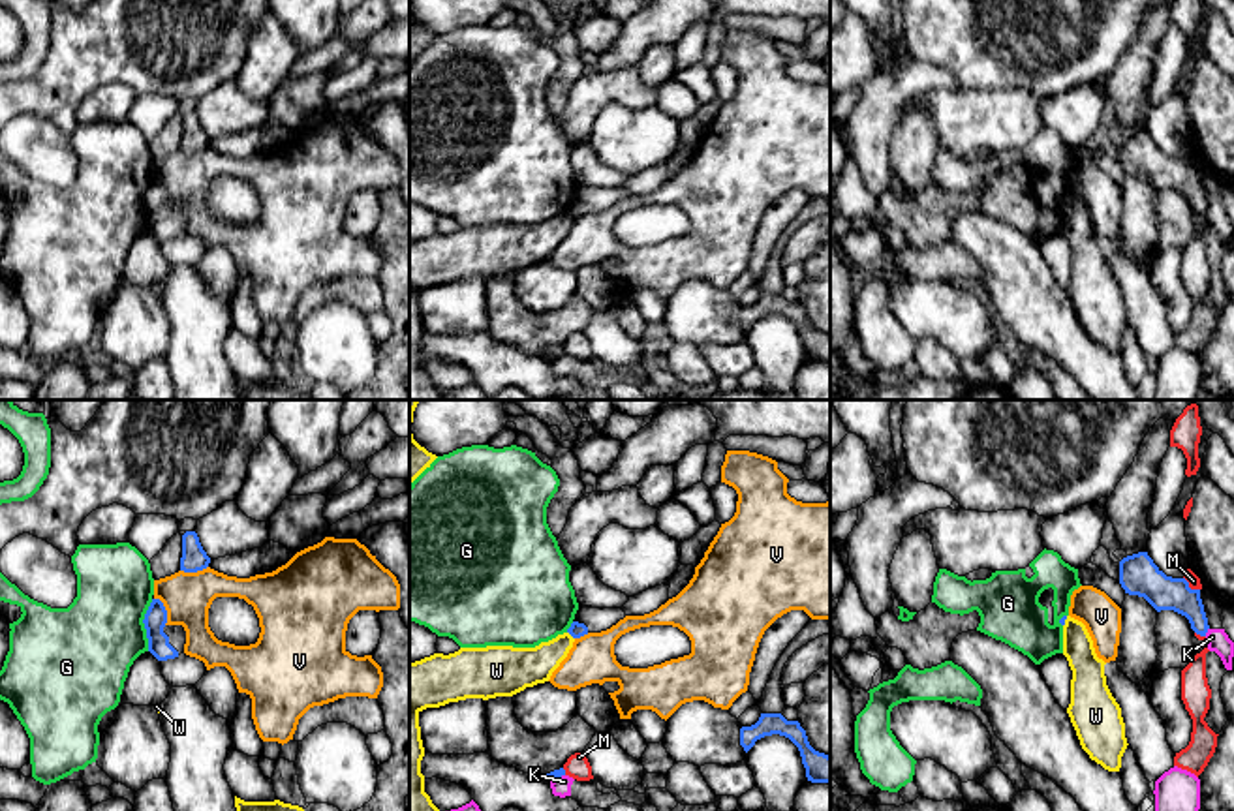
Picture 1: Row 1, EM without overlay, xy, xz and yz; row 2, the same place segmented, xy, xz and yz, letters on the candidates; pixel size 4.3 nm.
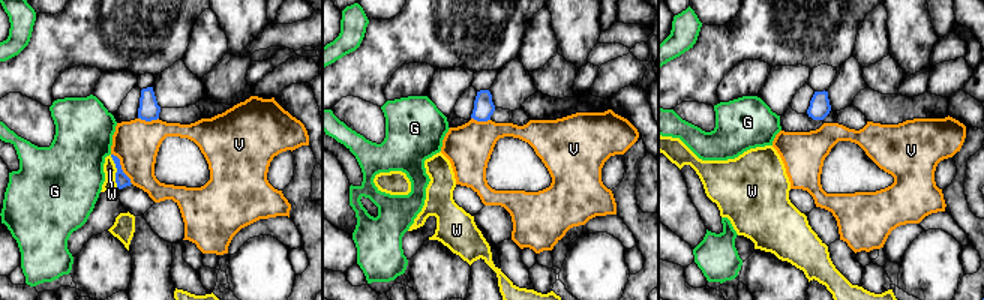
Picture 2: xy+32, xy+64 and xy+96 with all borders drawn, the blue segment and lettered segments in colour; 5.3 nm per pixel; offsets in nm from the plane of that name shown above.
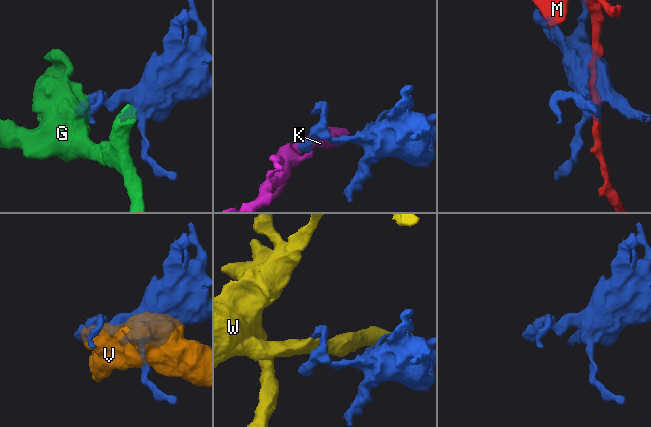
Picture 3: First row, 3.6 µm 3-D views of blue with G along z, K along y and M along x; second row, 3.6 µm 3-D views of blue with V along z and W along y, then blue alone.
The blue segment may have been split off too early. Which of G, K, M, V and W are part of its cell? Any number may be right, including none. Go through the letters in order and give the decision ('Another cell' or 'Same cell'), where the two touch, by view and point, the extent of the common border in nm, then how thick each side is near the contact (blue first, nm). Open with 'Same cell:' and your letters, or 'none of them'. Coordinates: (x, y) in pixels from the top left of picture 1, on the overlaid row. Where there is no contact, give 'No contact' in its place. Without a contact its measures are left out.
Same cell: none of them
G: Another cell. Touches blue at xy (145, 626). Shared border 220 nm. Thickness 100 nm (blue) against 380 nm
K: Another cell. Touches blue at yz (1206, 631). Shared border 40 nm. Thickness 150 nm (blue) against 100 nm
M: Another cell. Touches blue at yz (1187, 586). Shared border 90 nm. Thickness 170 nm (blue) against 50 nm
V: Another cell. Touches blue at xy (166, 611). Shared border 130 nm. Thickness 100 nm (blue) against 200 nm
W: Another cell. Touches blue at xz (570, 633). Shared border 50 nm. Thickness 70 nm (blue) against 180 nm

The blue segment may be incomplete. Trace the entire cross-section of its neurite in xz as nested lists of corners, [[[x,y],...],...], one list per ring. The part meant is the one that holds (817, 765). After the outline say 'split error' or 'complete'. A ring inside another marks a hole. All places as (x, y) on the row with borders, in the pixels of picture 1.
[[[761,713],[755,725],[742,727],[740,745],[748,753],[757,740],[772,734],[785,736],[798,747],[808,781],[830,785],[830,757],[815,751],[800,723],[787,721],[781,713]]]; complete

